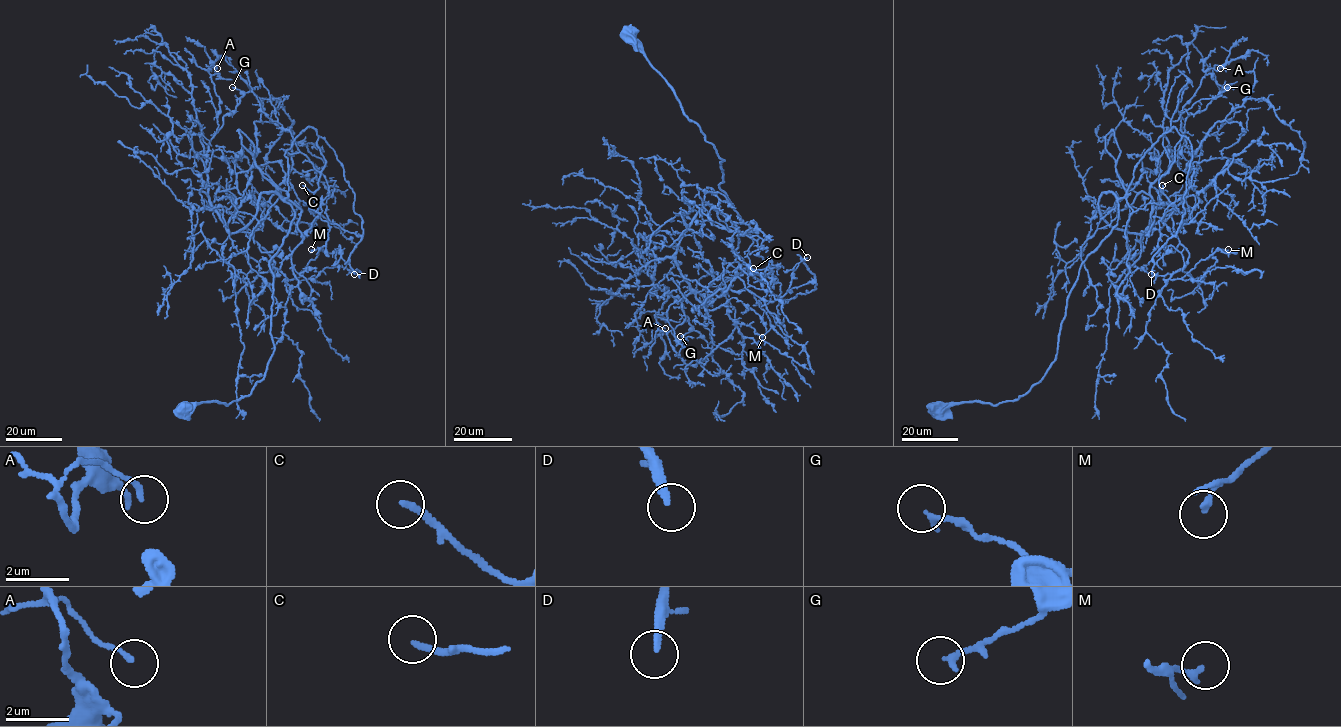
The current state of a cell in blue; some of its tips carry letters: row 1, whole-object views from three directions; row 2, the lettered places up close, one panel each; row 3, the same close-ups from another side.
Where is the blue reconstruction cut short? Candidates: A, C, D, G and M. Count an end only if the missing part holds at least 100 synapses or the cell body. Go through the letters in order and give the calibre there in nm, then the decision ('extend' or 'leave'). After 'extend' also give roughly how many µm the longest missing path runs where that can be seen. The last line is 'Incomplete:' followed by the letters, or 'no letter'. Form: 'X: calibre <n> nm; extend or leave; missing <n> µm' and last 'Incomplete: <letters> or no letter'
A: calibre 160 nm; leave
C: calibre 190 nm; leave
D: calibre 240 nm; extend; missing 100 µm
G: calibre 190 nm; leave
M: calibre 180 nm; leave
Incomplete: D

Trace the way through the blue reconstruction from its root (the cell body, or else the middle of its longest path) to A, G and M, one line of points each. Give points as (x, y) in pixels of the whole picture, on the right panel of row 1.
A: (937, 408), (1043, 377), (1117, 222), (1101, 194), (1108, 223), (1145, 229), (1182, 108), (1220, 68)
G: (937, 408), (1040, 381), (1117, 222), (1101, 194), (1108, 223), (1141, 233), (1185, 119), (1227, 87)
M: (937, 408), (1043, 377), (1117, 222), (1104, 192), (1115, 228), (1171, 216), (1189, 252), (1171, 279), (1228, 249)

